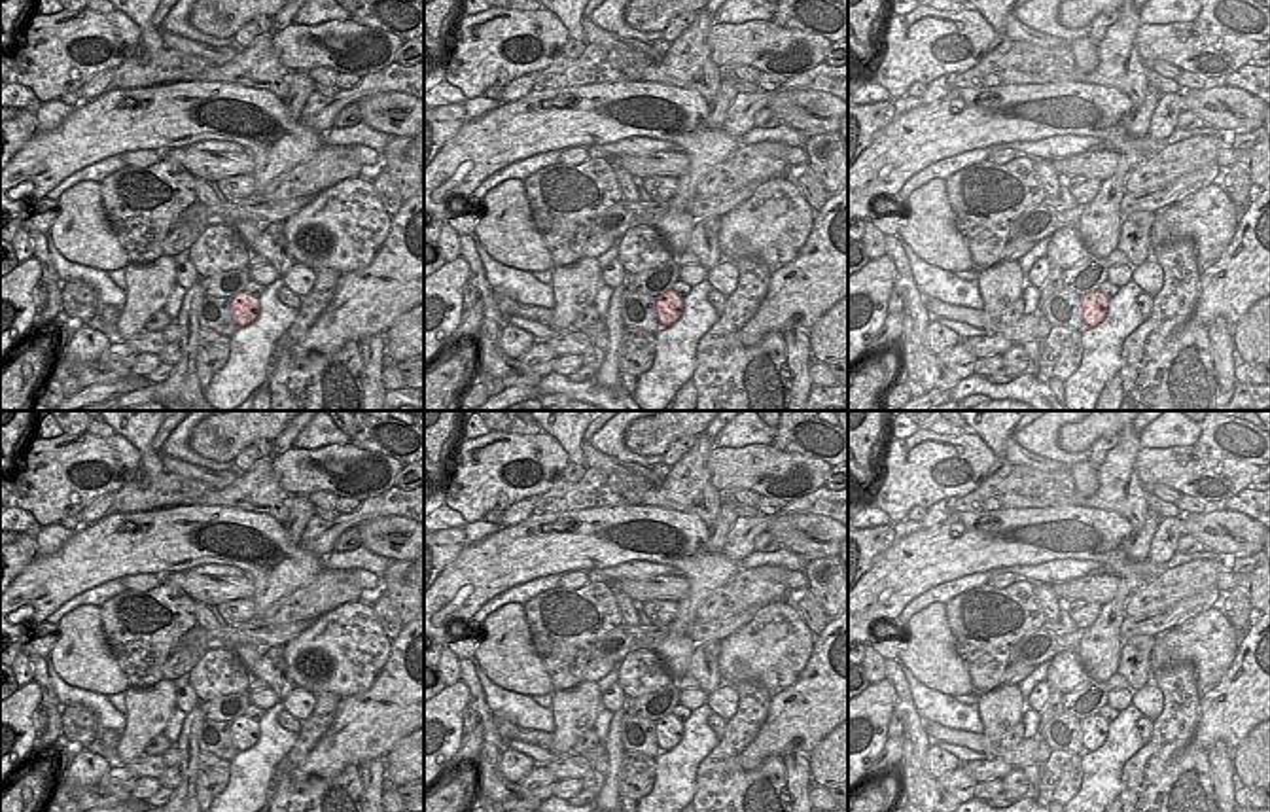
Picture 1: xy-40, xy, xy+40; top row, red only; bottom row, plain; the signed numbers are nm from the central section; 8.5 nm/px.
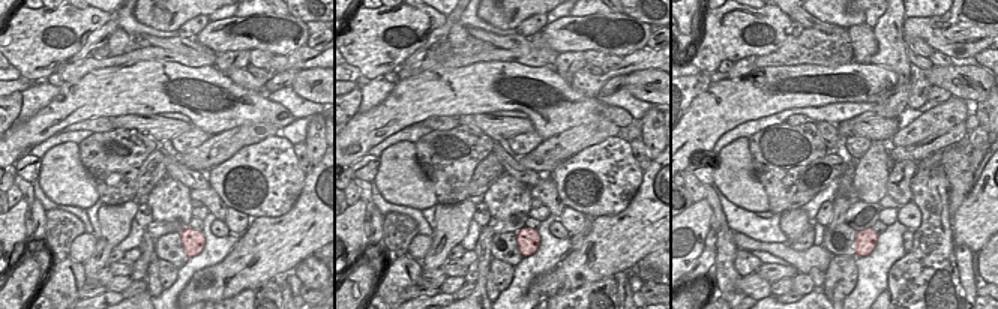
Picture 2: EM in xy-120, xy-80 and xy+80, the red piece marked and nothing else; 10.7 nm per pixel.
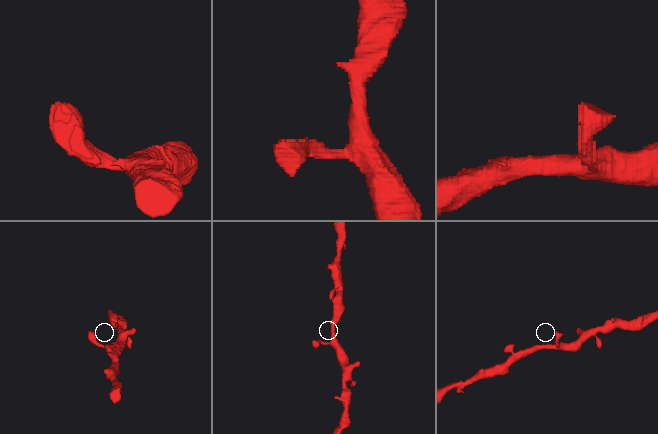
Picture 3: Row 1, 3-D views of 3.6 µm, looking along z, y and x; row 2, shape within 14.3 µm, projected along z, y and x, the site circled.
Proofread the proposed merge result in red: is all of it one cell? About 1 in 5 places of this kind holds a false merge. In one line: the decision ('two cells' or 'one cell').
one cell

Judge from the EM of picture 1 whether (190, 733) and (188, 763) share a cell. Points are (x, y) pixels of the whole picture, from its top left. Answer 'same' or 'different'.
same

